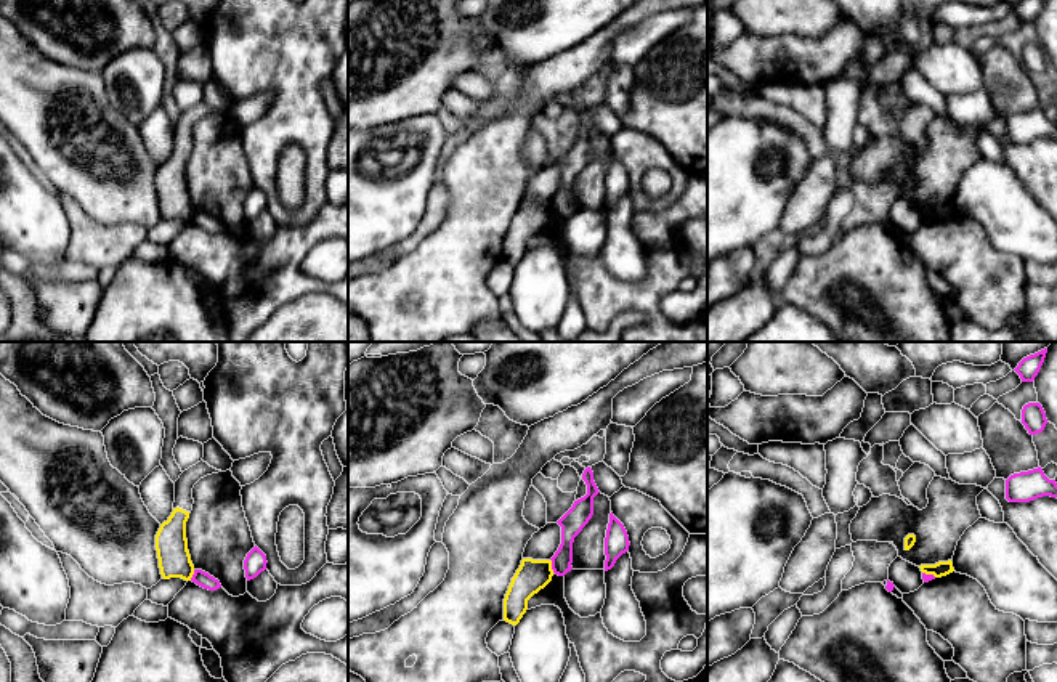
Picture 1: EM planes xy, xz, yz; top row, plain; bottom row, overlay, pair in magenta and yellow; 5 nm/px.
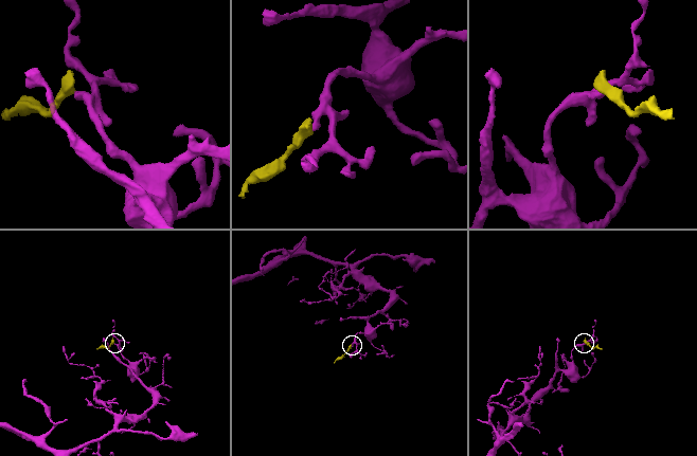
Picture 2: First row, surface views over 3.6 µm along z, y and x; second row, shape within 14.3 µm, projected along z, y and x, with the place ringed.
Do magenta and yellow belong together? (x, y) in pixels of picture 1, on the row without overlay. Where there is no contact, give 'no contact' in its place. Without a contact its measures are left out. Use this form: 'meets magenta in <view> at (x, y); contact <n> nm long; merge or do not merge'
meets magenta in xz at (552, 206); contact 70 nm long; do not merge

